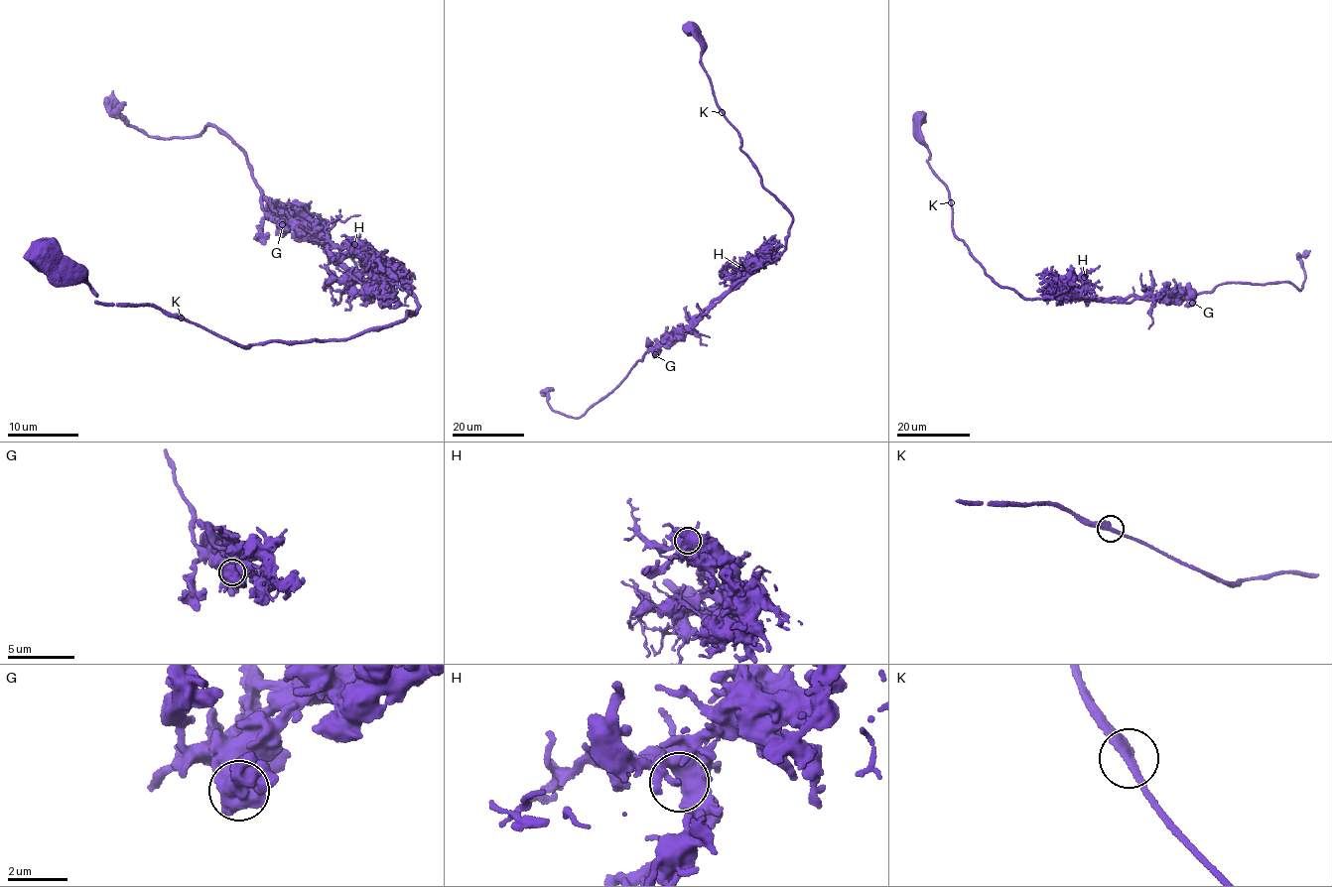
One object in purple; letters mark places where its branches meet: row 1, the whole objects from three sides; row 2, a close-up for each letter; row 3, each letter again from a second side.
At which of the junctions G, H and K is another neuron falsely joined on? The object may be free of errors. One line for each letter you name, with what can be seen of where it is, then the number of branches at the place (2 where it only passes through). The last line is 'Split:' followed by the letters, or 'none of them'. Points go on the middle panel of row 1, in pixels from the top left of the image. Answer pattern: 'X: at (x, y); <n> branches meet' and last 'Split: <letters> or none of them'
G: at (655, 354); 2 branches meet
Split: G

